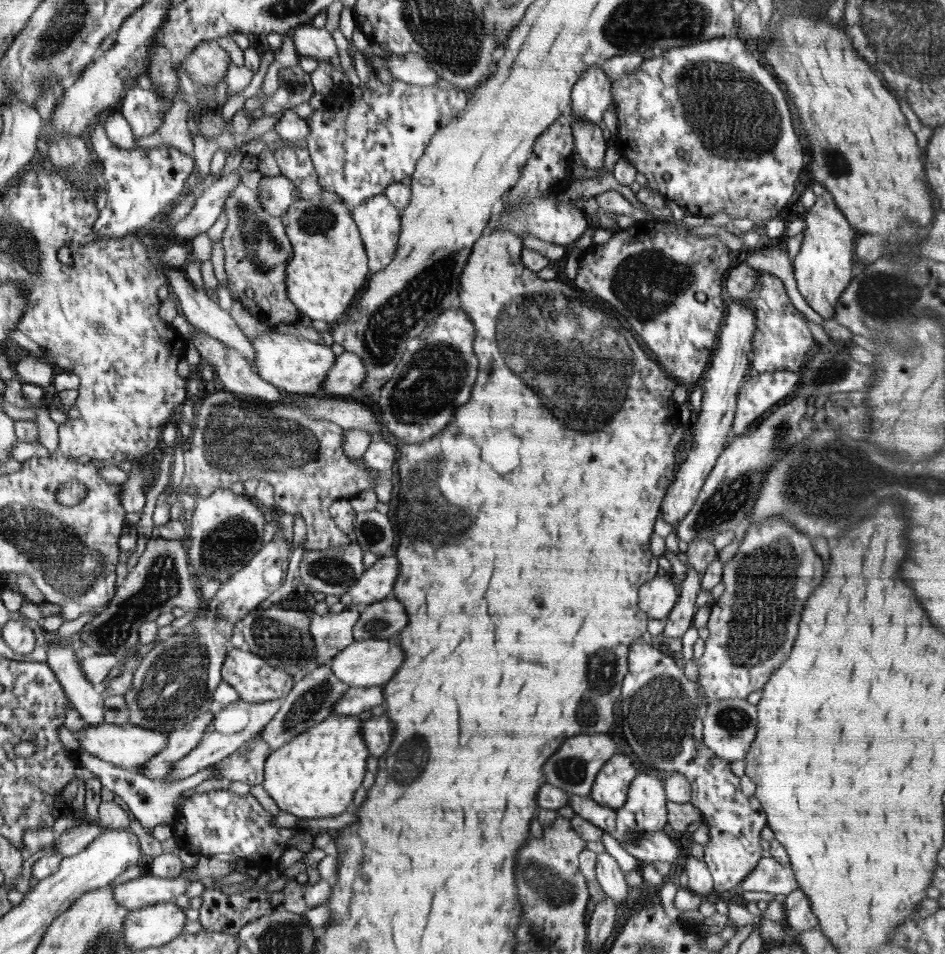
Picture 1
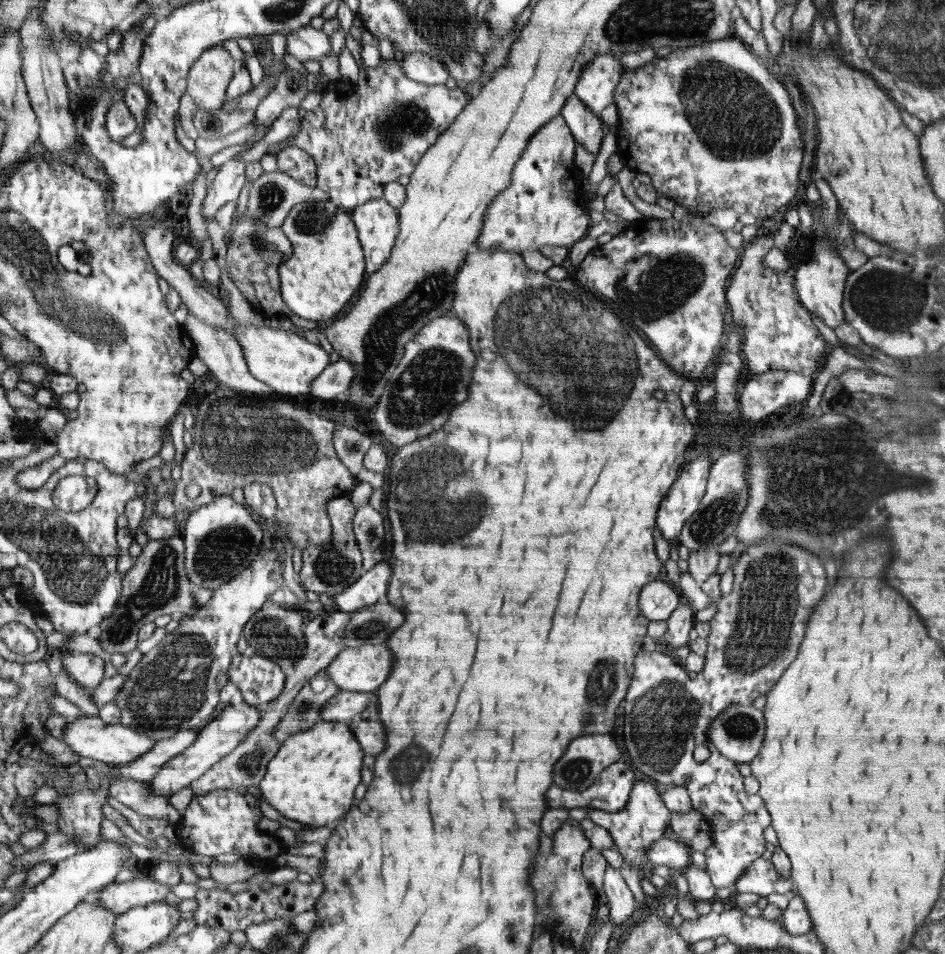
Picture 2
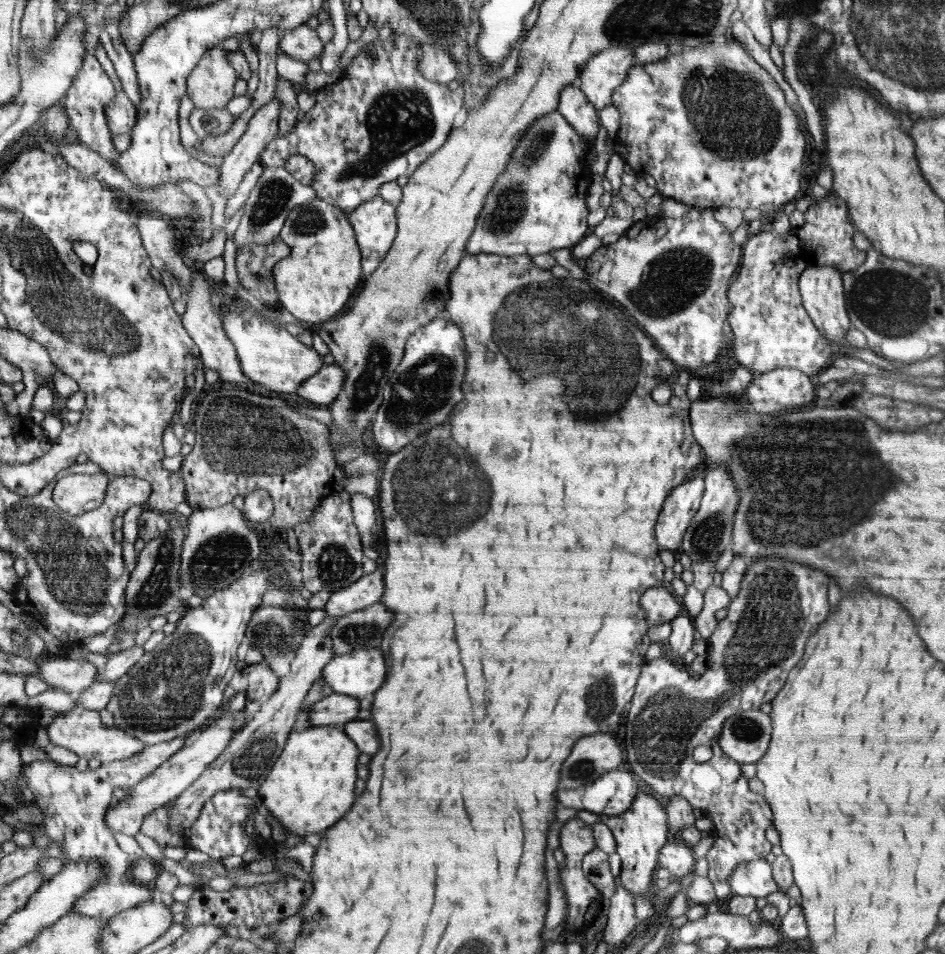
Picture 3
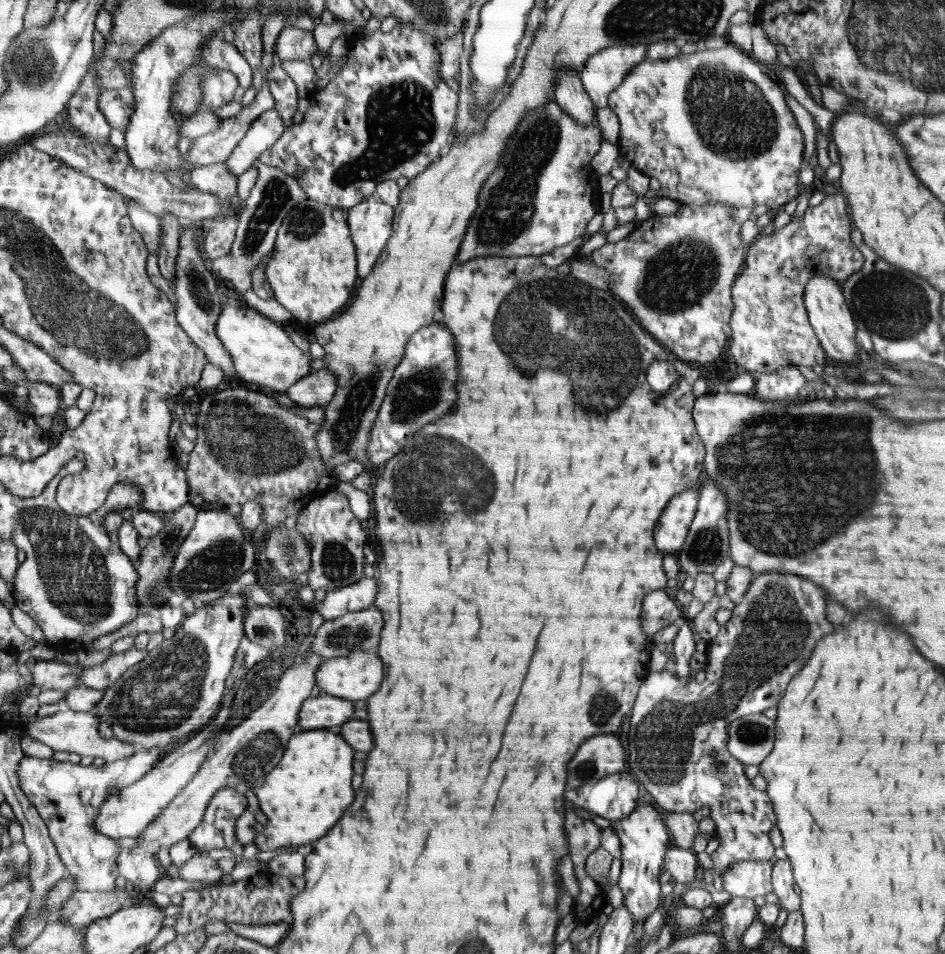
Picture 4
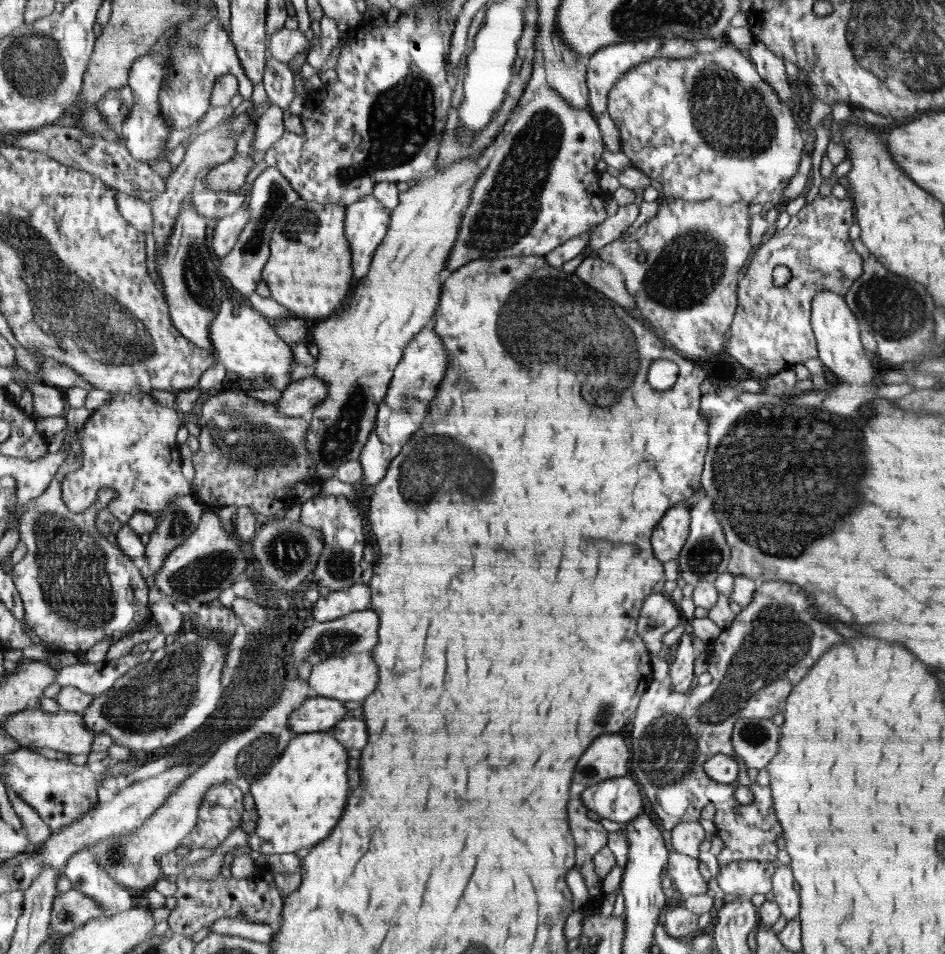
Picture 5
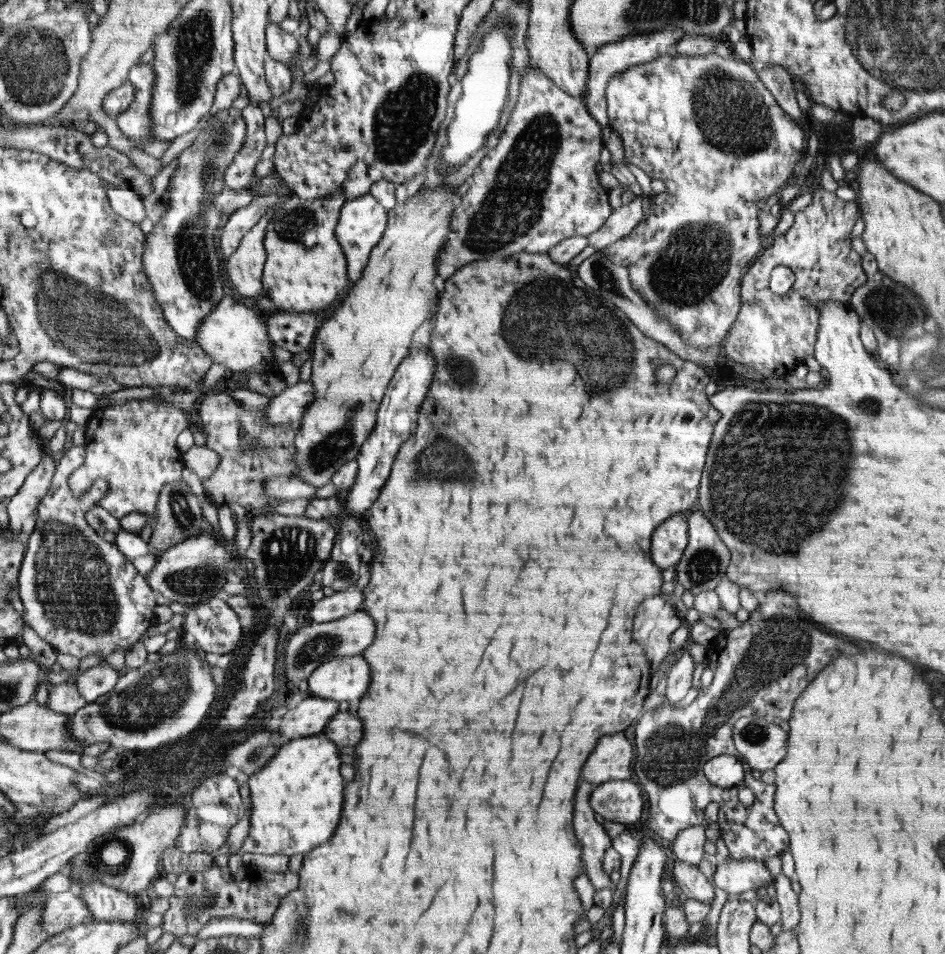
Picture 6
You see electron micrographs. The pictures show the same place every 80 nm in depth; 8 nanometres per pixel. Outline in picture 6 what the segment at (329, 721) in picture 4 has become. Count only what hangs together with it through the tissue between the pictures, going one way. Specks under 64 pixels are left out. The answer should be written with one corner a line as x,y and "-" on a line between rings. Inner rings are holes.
311,695
300,696
292,703
282,720
278,732
289,740
318,735
324,732
330,718
338,713
338,702

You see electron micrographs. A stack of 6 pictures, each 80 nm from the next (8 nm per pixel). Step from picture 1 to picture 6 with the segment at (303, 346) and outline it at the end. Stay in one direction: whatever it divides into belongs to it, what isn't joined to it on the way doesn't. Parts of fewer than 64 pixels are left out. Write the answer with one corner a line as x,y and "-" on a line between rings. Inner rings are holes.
225,296
216,310
204,319
202,325
196,329
196,342
214,359
215,363
223,364
233,372
246,374
261,366
261,362
275,364
272,353
272,342
266,326
258,320
258,316
246,308
246,305
234,302
231,297

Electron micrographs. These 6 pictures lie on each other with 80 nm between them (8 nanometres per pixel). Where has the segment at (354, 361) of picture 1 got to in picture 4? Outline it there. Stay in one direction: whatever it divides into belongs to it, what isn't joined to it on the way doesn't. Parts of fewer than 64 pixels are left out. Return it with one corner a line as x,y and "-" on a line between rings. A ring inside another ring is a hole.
319,369
301,378
287,390
287,396
304,408
325,406
332,400
337,387
337,376
330,369

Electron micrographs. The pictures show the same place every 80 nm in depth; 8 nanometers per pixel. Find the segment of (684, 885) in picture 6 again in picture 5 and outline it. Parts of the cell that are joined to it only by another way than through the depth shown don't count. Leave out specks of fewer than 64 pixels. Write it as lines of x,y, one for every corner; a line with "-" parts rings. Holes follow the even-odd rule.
669,853
667,869
671,880
683,895
697,895
707,892
707,883
698,871
697,858
679,853

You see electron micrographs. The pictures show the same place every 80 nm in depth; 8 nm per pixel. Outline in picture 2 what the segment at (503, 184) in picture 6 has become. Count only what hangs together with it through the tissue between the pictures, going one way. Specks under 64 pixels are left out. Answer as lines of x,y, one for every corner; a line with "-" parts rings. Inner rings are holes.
561,115
553,118
544,125
529,141
525,152
521,154
519,162
512,170
510,186
506,191
488,206
480,238
476,239
474,248
495,249
502,247
507,251
516,251
521,254
526,249
539,250
540,247
572,247
585,239
592,222
583,192
584,178
574,163
576,141
571,130

